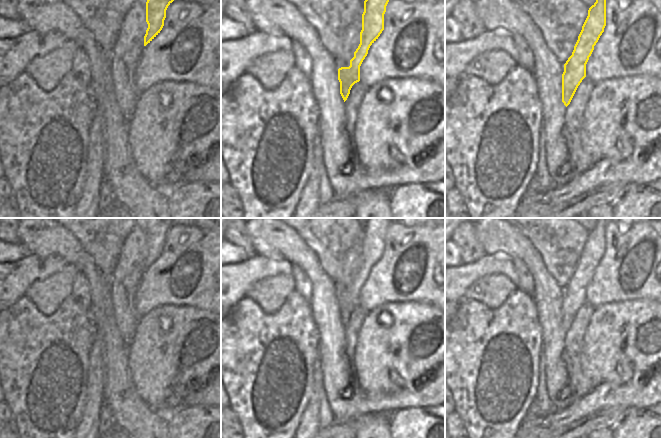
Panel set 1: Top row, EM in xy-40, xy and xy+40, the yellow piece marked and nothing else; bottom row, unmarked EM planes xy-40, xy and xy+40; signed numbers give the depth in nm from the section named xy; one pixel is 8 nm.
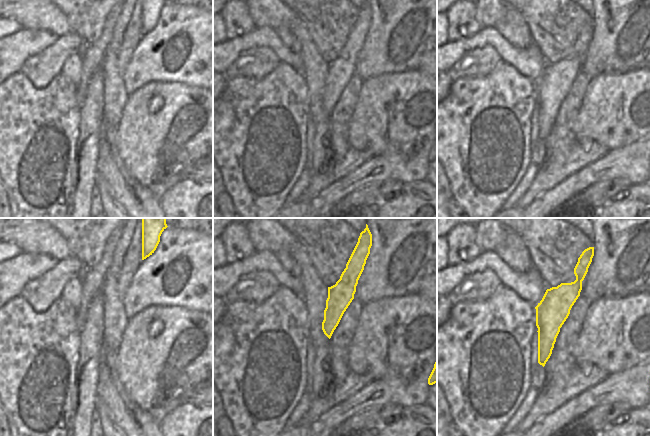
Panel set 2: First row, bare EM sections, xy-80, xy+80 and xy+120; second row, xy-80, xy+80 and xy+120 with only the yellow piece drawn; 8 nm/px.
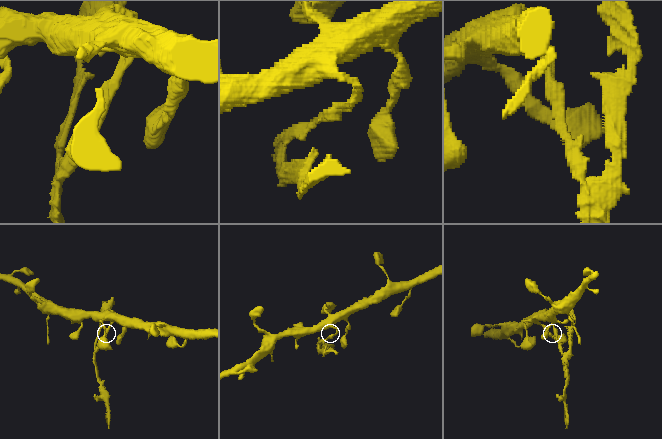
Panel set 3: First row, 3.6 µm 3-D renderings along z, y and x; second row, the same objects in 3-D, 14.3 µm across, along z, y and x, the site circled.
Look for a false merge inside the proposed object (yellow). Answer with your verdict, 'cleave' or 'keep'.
cleave

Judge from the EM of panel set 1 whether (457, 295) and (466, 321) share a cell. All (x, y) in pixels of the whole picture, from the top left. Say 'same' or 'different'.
different

